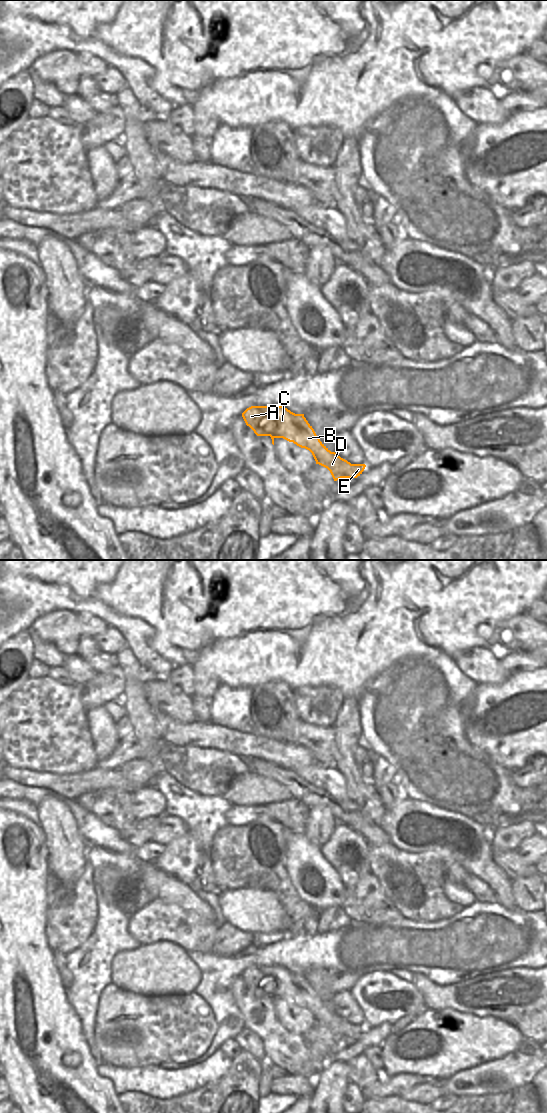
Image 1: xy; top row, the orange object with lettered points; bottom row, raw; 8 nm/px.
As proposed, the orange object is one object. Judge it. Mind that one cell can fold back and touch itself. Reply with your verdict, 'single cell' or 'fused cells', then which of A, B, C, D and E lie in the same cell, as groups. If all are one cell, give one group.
fused cells | A / B C D E

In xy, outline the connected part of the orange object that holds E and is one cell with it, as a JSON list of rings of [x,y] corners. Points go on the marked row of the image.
[[[260,406],[260,409],[266,415],[267,434],[309,450],[316,464],[327,468],[334,481],[341,478],[357,478],[364,471],[365,464],[351,464],[331,452],[320,441],[304,414],[295,414],[283,406]]]

